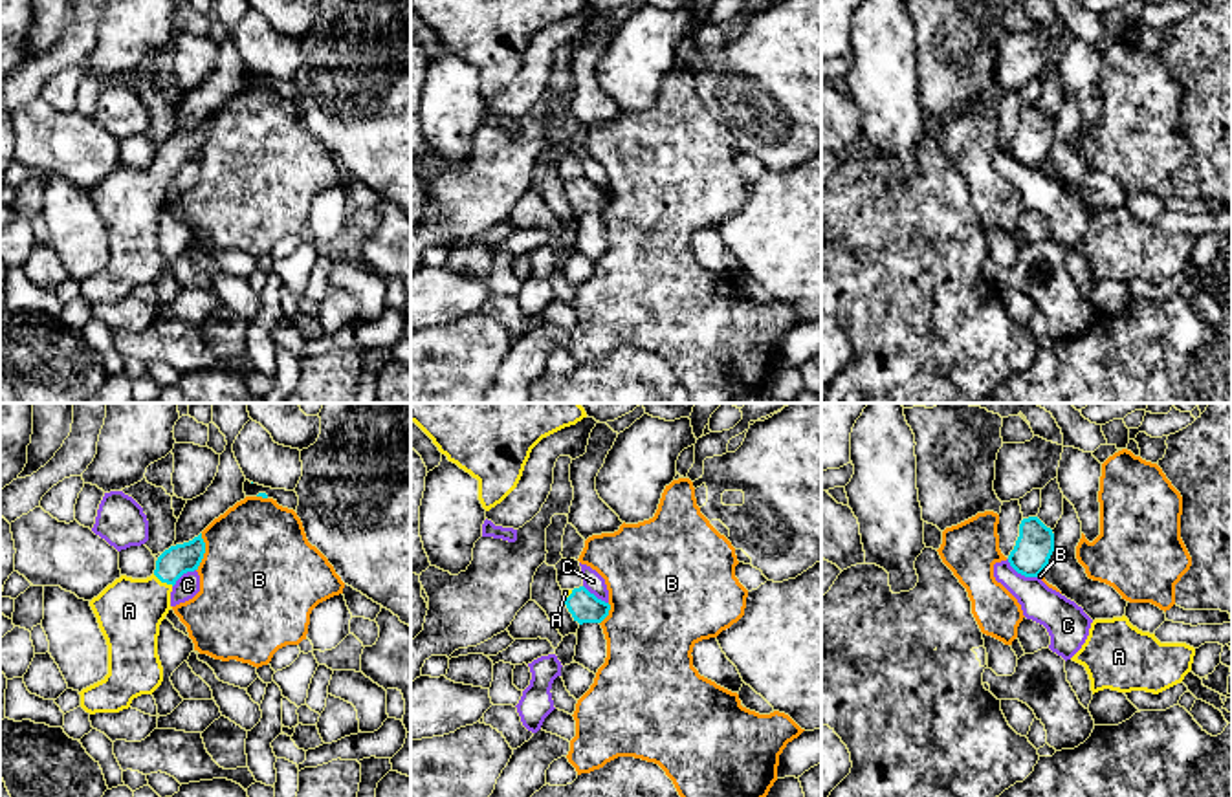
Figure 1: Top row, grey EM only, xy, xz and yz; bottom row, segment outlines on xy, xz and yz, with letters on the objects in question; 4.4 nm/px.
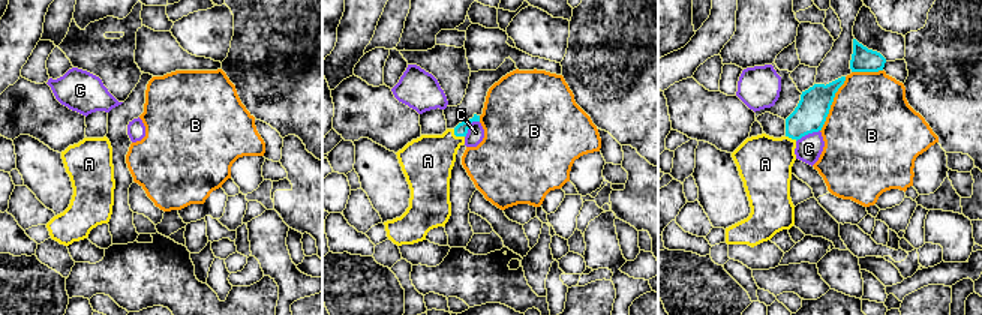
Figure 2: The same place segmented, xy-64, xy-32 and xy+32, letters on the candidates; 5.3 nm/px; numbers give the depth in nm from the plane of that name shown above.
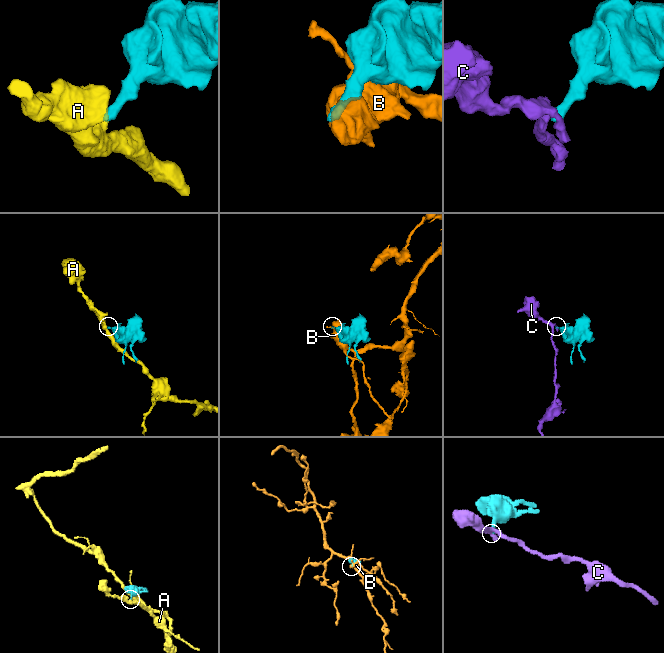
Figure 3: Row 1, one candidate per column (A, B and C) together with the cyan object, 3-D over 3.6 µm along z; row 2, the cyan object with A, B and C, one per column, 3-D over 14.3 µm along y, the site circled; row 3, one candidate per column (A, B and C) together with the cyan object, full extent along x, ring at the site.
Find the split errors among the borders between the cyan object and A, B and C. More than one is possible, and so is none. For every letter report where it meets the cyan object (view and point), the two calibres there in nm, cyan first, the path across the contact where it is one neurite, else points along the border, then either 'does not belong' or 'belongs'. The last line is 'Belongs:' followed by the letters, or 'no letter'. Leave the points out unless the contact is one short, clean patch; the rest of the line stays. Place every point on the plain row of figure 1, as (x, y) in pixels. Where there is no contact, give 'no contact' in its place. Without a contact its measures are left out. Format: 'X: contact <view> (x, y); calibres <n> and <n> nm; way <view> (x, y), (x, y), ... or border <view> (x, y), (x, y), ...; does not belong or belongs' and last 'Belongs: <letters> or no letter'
A: contact xy (164, 171); calibres 140 and 280 nm; way xy (173, 152), (164, 171), (140, 195), (129, 200); belongs
B: contact xy (204, 141); calibres 140 and 500 nm; does not belong
C: contact yz (1022, 163); calibres 160 and 170 nm; border yz (1007, 149), (1018, 162), (1036, 167); does not belong
Belongs: A

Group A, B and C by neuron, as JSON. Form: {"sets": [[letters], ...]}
{"sets": [["A"], ["B"], ["C"]]}

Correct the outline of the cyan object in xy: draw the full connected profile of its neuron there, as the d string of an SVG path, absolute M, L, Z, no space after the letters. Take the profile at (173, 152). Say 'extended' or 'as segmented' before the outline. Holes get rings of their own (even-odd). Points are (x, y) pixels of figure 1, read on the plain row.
extended; M200 123L165 139L150 167L121 165L90 191L108 235L108 264L79 282L86 302L119 302L161 275L160 214L172 198L172 176L183 163L198 159L204 143Z

